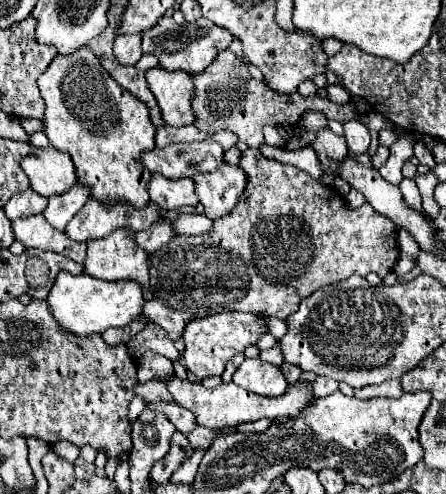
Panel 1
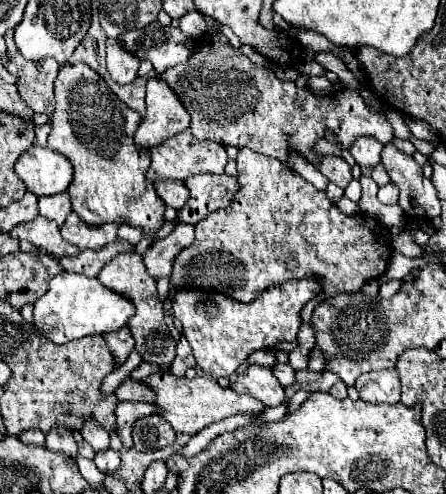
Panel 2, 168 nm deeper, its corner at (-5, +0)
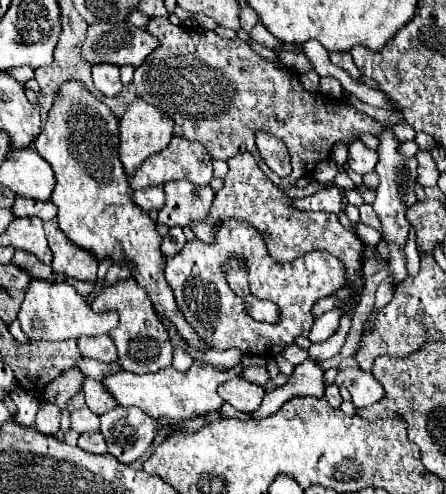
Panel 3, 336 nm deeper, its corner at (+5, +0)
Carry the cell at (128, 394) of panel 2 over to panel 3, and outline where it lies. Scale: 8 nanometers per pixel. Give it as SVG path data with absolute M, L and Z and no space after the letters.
M88 377L84 381L84 393L86 393L86 405L90 407L90 411L94 411L98 415L118 407L118 403L112 399L112 395L108 395L108 391L104 391L104 385L100 385L92 377Z

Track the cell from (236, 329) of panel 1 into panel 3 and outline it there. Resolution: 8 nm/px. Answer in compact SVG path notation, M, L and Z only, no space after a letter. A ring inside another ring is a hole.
M226 221L216 235L216 243L206 245L198 239L184 245L184 249L166 261L164 277L174 291L176 305L184 319L192 325L198 337L210 349L238 349L246 355L276 357L286 345L294 343L294 337L308 335L312 327L312 305L336 289L344 287L344 265L326 251L306 253L292 263L278 265L264 247L264 239L248 223ZM232 255L248 261L250 291L256 299L272 301L280 317L276 323L262 323L248 315L244 299L238 297L226 283L222 273L222 263Z

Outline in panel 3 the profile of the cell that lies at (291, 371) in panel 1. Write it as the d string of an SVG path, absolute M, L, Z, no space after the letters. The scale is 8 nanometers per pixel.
M248 367L248 369L240 371L240 375L244 375L246 379L250 379L252 383L258 383L258 385L266 385L270 381L270 373L266 367Z

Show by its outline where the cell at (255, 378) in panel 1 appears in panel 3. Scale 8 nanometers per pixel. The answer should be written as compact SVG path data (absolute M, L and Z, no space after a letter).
M244 377L230 379L230 381L226 381L218 387L218 395L226 403L230 403L234 409L244 411L244 413L250 413L250 411L258 409L262 399L264 399L264 393L266 393L264 387L260 387L256 383L250 383Z

